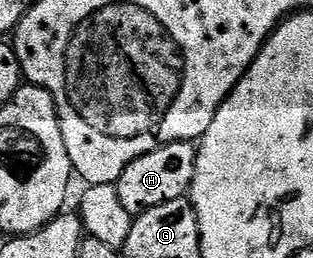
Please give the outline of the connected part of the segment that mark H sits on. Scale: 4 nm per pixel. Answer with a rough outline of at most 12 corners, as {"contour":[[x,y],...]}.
{"contour":[[196,146],[138,156],[114,183],[126,212],[145,214],[192,189]]}

